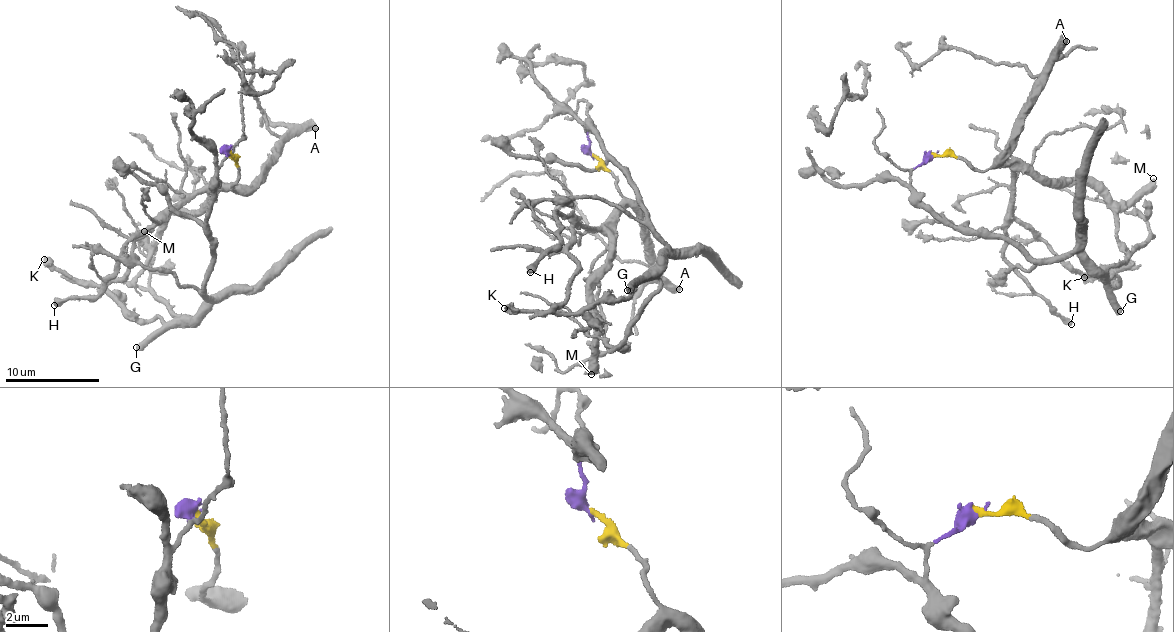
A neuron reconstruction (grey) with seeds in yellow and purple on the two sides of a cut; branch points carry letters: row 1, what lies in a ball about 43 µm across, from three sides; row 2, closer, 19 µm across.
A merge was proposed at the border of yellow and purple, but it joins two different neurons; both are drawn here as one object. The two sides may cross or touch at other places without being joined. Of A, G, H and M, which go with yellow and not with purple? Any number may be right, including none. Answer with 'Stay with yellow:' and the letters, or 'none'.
Stay with yellow: A, H, M

